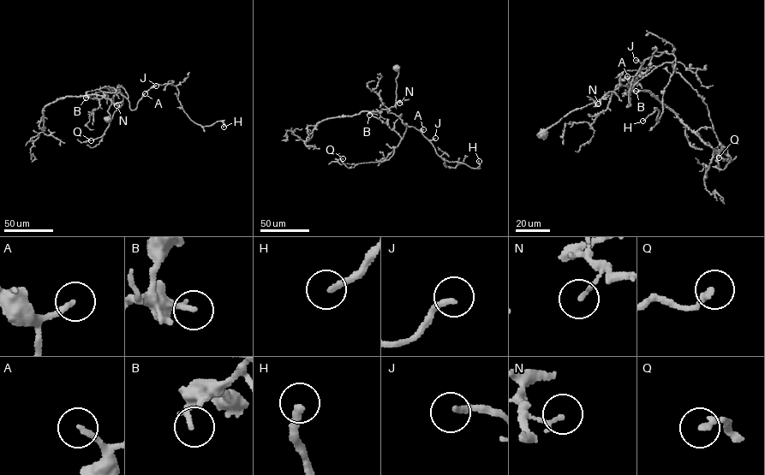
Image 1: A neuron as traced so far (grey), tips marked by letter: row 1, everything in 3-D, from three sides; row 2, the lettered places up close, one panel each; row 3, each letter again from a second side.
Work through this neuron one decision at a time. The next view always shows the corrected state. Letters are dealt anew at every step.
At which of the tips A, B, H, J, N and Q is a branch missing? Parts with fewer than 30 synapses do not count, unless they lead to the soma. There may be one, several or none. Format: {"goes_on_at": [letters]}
{"goes_on_at": ["A", "H", "J"]}

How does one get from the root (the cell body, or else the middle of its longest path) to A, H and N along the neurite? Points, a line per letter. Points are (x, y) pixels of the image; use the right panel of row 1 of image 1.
A: (542, 133), (570, 112), (613, 91), (625, 78), (631, 88), (630, 105), (633, 78), (627, 76)
H: (542, 133), (625, 78), (629, 106), (645, 60), (672, 54), (660, 115), (656, 121), (656, 109), (642, 121)
N: (542, 133), (570, 112), (600, 99), (595, 102), (598, 103)

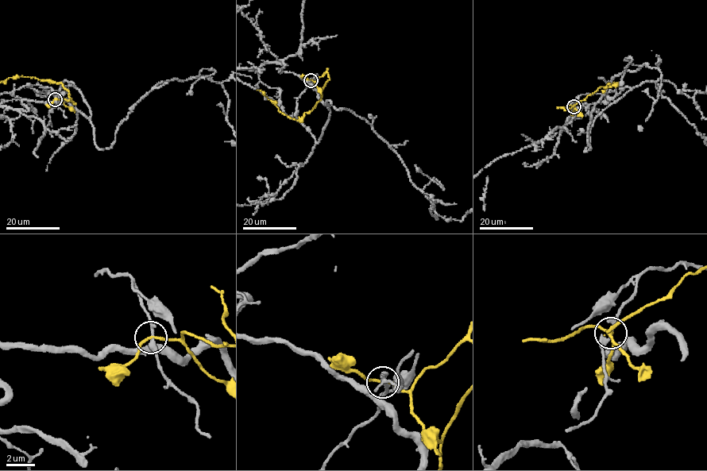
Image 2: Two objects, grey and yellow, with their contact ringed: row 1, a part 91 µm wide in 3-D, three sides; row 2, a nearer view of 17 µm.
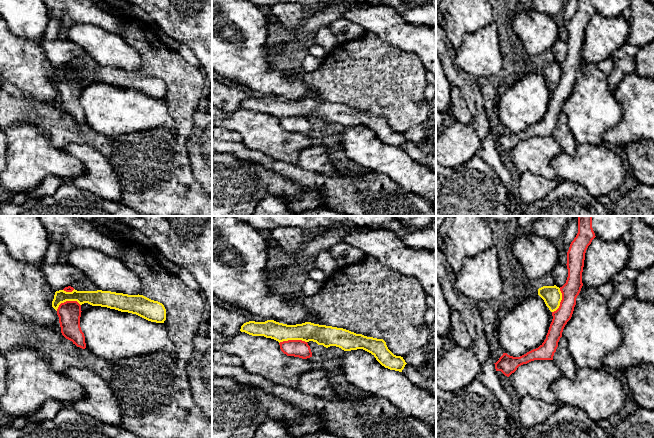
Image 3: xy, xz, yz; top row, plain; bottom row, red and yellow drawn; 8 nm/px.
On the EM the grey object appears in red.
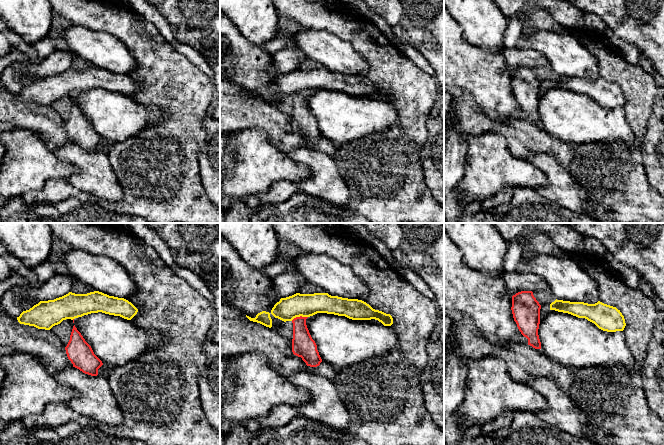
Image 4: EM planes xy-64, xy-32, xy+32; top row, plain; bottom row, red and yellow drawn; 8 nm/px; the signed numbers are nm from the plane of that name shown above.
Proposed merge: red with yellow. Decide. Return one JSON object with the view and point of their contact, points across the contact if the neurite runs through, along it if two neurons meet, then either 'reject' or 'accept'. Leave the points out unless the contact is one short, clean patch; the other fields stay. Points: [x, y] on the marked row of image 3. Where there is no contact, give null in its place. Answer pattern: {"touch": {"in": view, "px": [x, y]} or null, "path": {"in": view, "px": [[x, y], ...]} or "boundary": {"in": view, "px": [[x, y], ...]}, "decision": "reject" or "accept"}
{"touch": {"in": "xz", "px": [292, 340]}, "boundary": {"in": "xz", "px": [[306, 341], [283, 340], [279, 343]]}, "decision": "reject"}

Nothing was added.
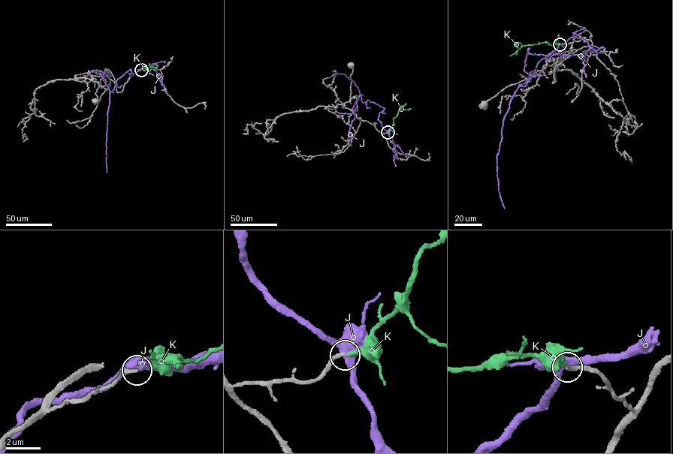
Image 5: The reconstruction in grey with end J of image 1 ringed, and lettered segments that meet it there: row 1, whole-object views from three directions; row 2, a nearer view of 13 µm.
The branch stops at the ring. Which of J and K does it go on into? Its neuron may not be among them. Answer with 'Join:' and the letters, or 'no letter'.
Join: K

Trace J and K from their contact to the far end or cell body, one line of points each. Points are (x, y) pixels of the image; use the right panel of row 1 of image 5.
J: (559, 44), (547, 55), (528, 49), (523, 70), (529, 79), (517, 88), (503, 120), (496, 167), (505, 208)
K: (559, 44), (544, 42), (523, 45), (517, 43), (516, 45), (519, 48)

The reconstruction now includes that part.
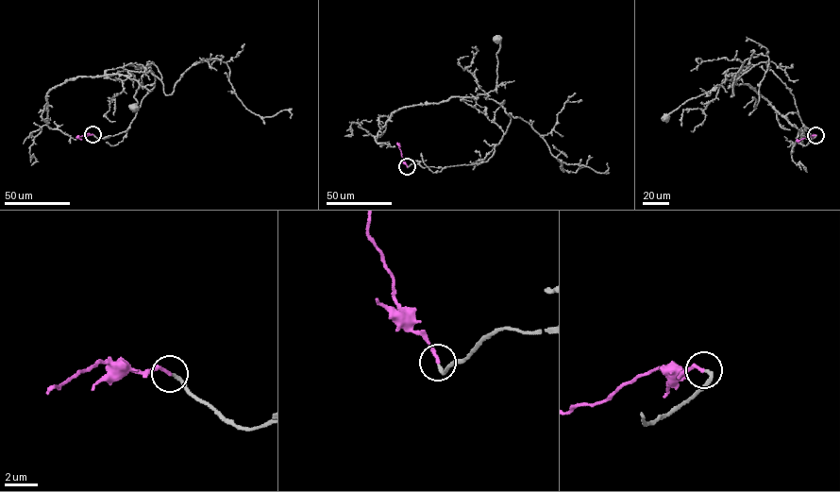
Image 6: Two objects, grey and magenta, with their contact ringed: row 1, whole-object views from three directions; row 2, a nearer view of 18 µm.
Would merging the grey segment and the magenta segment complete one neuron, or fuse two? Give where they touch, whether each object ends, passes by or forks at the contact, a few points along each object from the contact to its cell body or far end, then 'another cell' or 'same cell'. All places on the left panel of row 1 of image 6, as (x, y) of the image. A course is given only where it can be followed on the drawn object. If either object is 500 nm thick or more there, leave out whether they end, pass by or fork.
place (92, 134); grey ends; magenta ends; course grey (92, 135), (127, 129), (155, 85), (153, 61), (161, 79), (127, 72), (140, 84), (132, 107); course magenta (92, 134), (76, 136); same cell

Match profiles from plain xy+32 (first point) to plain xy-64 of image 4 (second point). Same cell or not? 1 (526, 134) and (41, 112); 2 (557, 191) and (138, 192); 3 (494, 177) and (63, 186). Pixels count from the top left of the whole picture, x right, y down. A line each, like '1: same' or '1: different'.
1: same
2: different
3: different

